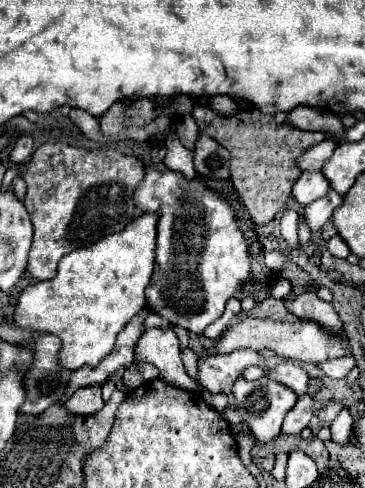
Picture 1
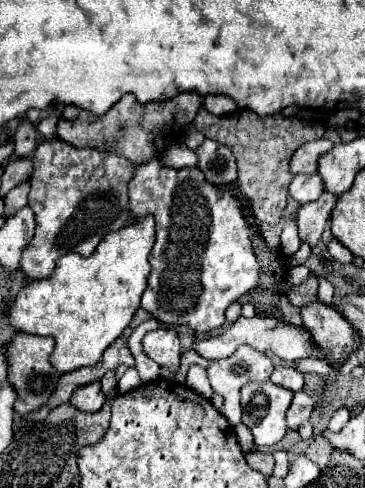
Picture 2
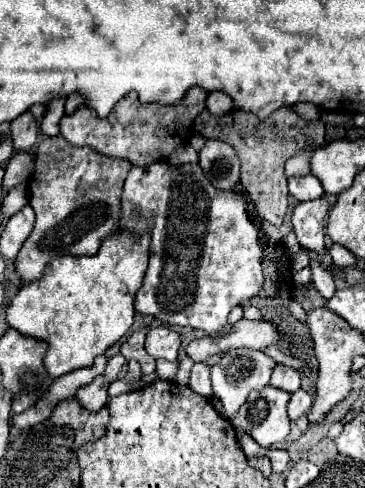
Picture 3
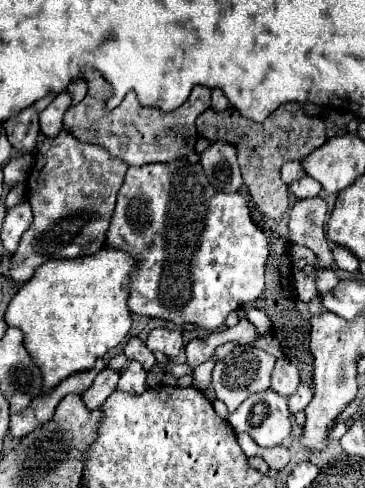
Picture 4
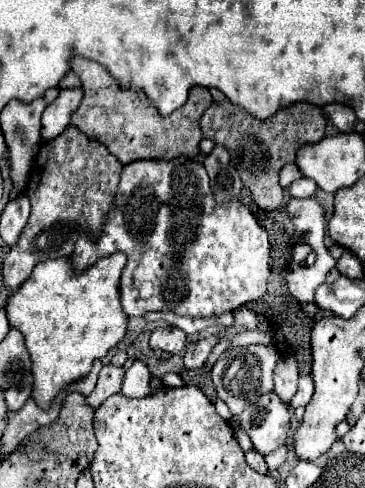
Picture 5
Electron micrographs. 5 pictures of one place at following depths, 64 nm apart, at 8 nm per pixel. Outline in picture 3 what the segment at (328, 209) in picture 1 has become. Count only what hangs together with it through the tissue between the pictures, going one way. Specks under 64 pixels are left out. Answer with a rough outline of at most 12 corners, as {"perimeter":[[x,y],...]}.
{"perimeter":[[324,198],[300,202],[292,230],[300,246],[326,254]]}

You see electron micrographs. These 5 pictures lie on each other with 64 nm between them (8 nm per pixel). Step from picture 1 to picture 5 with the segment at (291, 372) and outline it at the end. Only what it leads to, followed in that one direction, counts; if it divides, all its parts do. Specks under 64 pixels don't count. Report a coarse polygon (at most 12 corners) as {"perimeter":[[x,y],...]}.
{"perimeter":[[280,358],[274,370],[274,392],[284,404],[296,394],[298,366]]}

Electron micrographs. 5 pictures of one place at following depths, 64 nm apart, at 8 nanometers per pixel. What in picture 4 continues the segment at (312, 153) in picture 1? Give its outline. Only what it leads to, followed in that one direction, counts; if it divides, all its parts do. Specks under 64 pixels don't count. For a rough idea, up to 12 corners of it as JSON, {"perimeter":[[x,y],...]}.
{"perimeter":[[286,162],[282,166],[282,180],[292,180],[306,176],[300,162]]}

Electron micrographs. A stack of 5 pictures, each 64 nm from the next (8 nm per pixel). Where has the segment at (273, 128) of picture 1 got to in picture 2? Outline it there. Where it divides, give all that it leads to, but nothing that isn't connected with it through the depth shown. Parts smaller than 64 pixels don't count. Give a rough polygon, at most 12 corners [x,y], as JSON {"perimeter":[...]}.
{"perimeter":[[200,108],[194,126],[232,148],[260,222],[286,208],[296,148],[324,136],[298,116]]}

